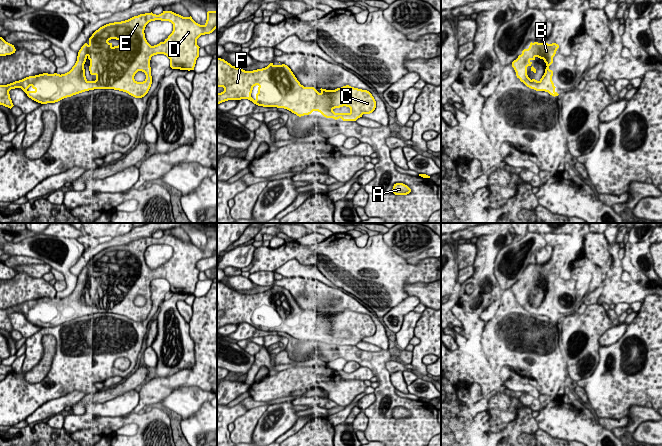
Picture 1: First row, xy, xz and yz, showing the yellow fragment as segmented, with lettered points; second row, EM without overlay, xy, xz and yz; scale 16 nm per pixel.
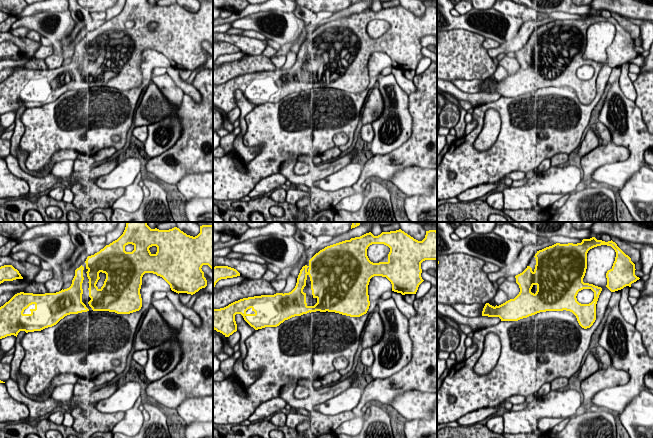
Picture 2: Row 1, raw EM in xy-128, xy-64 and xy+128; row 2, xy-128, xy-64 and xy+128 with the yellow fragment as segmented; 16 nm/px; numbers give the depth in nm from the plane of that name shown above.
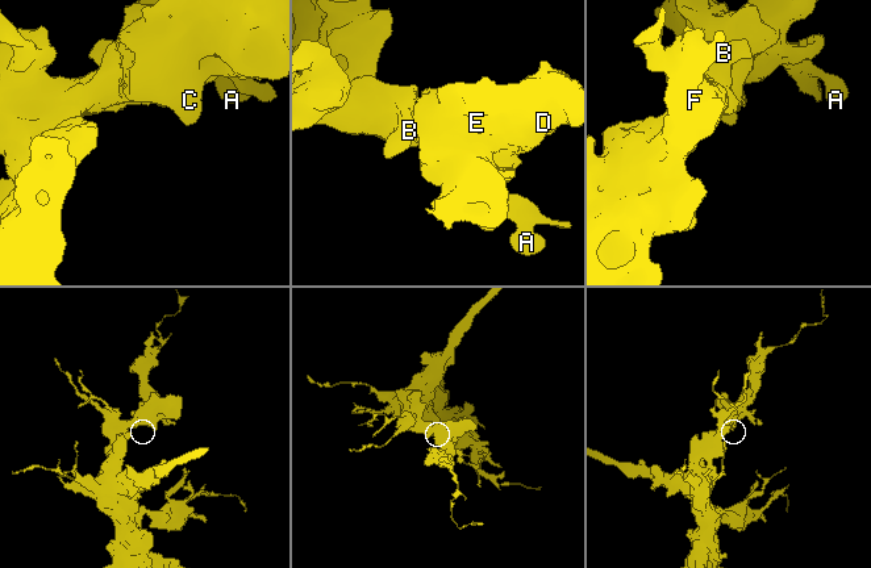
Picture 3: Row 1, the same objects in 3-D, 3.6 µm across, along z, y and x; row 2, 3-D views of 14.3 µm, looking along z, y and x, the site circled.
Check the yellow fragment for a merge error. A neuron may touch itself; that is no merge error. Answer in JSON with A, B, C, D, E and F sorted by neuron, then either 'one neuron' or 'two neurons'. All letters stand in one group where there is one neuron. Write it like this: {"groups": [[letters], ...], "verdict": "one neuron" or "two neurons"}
{"groups": [["A", "B", "C", "D", "E", "F"]], "verdict": "one neuron"}

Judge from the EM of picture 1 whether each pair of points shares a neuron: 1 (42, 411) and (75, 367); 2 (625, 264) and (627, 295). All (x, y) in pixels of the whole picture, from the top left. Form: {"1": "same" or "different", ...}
{"1": "different", "2": "same"}

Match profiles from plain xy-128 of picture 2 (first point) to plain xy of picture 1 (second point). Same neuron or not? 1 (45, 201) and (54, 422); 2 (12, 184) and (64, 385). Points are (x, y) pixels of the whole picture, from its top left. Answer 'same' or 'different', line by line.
1: different
2: same

